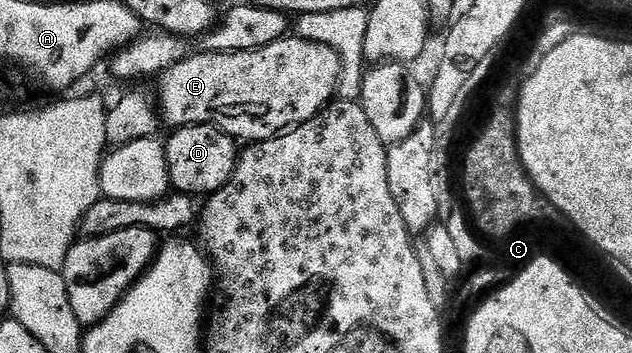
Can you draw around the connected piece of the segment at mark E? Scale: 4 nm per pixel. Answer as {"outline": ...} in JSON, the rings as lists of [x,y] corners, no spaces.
{"outline":[[[297,34],[287,35],[285,40],[272,42],[272,46],[257,48],[251,52],[200,52],[195,51],[185,60],[176,62],[167,72],[161,73],[162,89],[157,103],[160,116],[170,123],[171,129],[186,128],[190,124],[211,124],[227,132],[238,142],[261,142],[308,122],[335,99],[338,81],[342,78],[342,59],[332,46],[302,40]]]}

